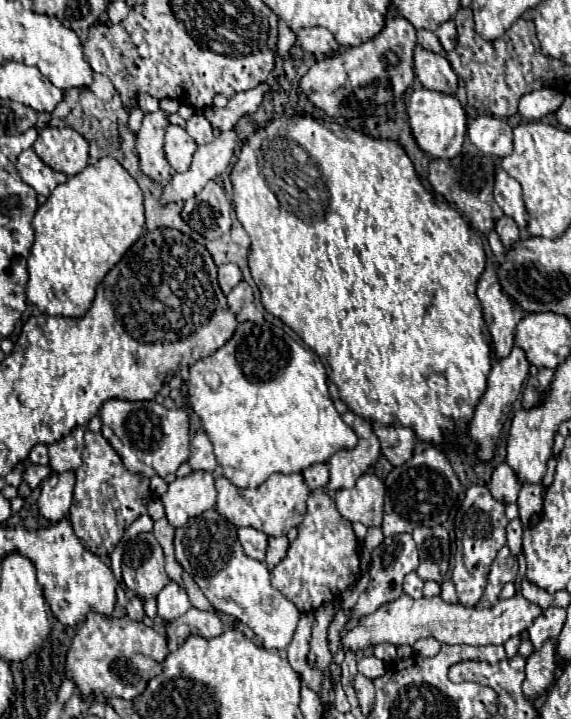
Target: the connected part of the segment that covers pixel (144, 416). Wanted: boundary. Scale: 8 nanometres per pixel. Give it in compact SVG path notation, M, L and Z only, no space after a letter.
M107 400L99 412L103 420L101 434L121 456L129 472L145 476L161 476L175 472L191 456L191 432L187 412L181 408L167 410L161 404L149 402L129 402L129 400Z

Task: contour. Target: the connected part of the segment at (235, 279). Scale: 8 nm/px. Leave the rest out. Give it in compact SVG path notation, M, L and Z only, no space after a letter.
M231 262L219 266L217 280L219 280L219 286L221 286L223 294L229 294L229 290L241 282L241 270L239 270L239 266L231 264Z

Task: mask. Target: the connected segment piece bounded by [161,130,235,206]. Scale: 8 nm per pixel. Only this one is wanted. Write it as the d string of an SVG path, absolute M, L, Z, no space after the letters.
M221 132L211 144L199 146L193 154L191 166L185 172L173 174L171 180L165 182L161 192L161 204L167 206L171 202L185 202L193 198L209 180L217 178L229 166L235 150L235 132Z

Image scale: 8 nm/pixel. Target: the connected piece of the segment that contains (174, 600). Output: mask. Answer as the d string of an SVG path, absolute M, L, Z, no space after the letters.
M169 582L157 596L157 614L159 618L163 618L165 622L179 618L181 614L185 614L191 608L189 596L185 594L185 590L177 584L177 582Z

